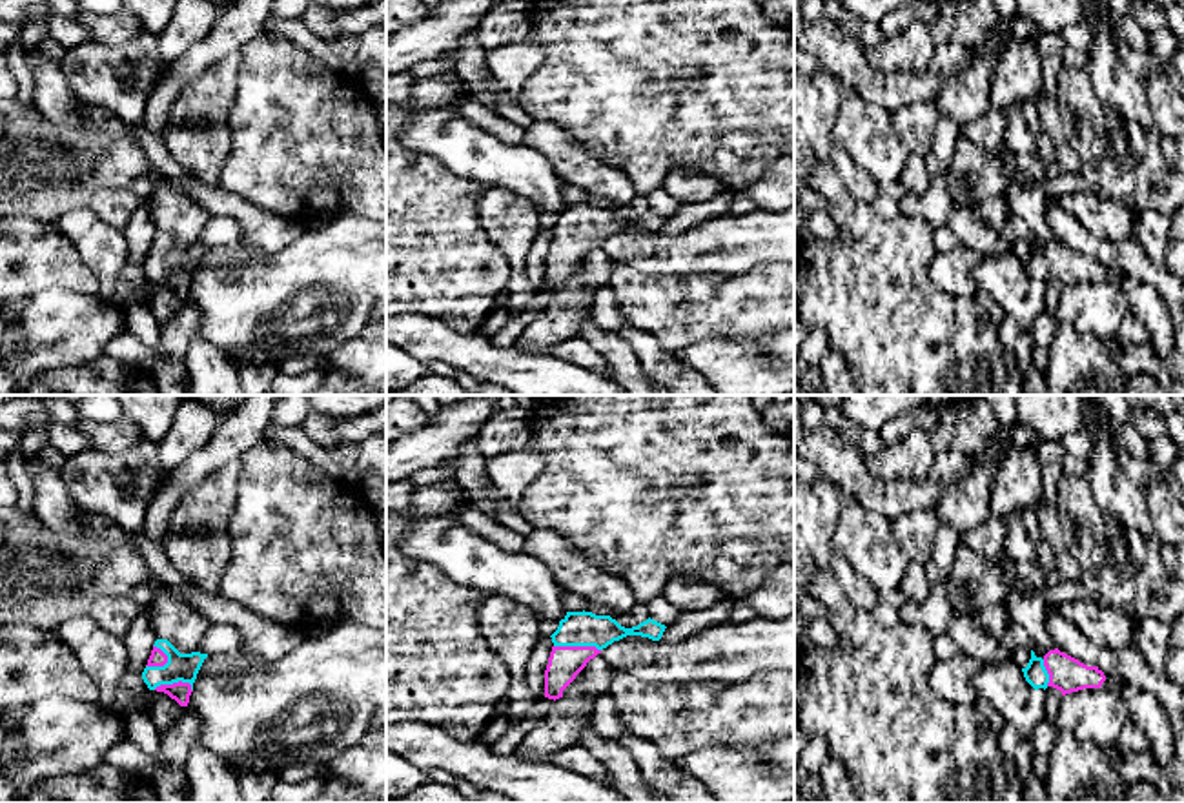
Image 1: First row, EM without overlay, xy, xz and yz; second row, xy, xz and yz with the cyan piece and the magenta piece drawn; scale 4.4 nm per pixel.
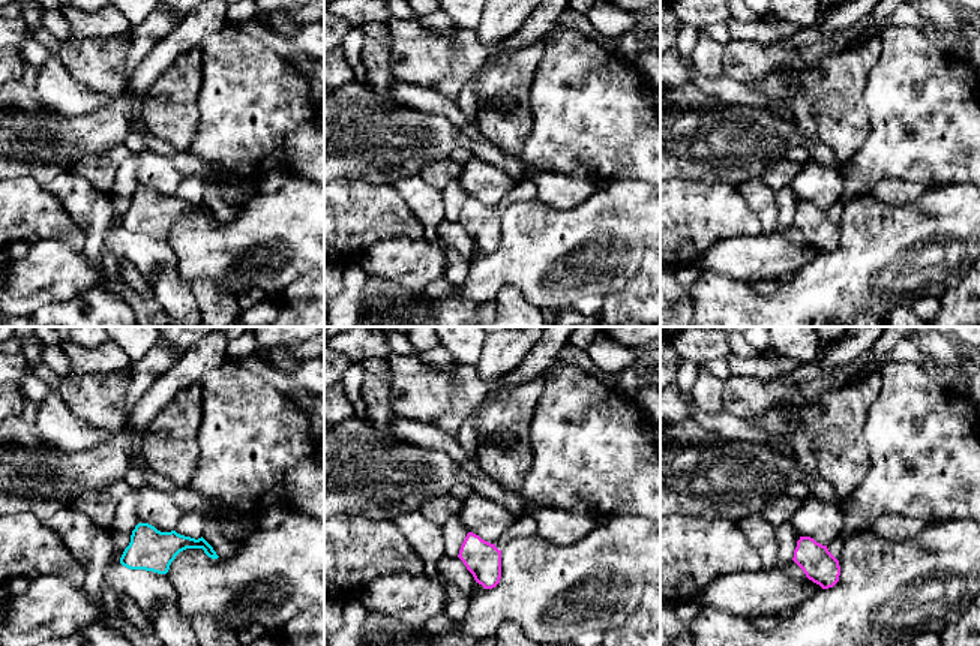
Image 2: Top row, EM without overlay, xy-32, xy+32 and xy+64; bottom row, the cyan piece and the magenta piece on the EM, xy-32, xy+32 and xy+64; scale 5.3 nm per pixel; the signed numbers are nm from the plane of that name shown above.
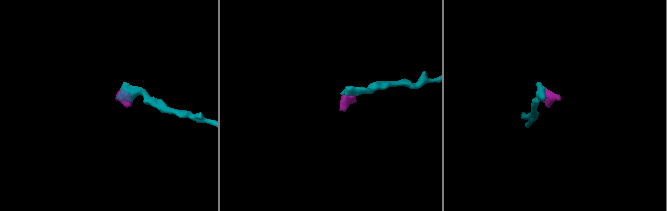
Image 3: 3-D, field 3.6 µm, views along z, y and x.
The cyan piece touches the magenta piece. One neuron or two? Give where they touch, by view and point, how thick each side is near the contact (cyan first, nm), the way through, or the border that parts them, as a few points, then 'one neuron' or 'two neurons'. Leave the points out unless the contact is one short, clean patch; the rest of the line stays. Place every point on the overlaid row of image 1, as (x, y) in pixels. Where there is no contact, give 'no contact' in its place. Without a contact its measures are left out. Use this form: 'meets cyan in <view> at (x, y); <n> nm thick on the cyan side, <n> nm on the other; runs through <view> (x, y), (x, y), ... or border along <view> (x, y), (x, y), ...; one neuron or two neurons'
meets cyan in xz at (578, 645); 160 nm thick on the cyan side, 150 nm on the other; runs through xz (578, 629), (578, 645), (565, 663); one neuron

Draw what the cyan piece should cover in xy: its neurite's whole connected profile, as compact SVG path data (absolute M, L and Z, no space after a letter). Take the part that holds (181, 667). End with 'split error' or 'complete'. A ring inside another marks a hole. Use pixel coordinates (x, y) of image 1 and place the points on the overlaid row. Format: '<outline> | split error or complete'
M157 639L142 672L149 690L164 692L188 706L193 683L208 654L180 654L168 639Z | split error

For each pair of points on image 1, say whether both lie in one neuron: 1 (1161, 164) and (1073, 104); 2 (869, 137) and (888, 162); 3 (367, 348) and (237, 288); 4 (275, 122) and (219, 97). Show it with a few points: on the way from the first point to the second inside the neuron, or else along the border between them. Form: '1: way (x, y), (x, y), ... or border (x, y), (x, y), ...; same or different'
1: way (1137, 159), (1121, 159), (1092, 128); same
2: way (871, 142), (884, 157); same
3: border (367, 321), (354, 335), (319, 359); different
4: border (241, 60), (230, 111), (232, 146); different

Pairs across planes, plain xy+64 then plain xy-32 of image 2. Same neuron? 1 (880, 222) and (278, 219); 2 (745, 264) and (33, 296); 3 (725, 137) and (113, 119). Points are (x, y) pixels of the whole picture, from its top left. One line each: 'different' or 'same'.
1: same
2: same
3: same

